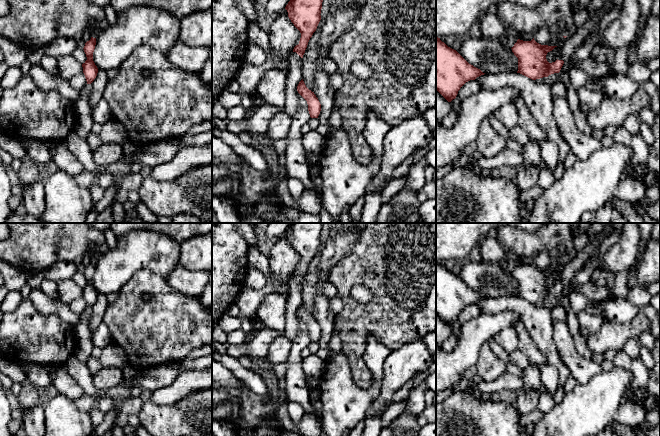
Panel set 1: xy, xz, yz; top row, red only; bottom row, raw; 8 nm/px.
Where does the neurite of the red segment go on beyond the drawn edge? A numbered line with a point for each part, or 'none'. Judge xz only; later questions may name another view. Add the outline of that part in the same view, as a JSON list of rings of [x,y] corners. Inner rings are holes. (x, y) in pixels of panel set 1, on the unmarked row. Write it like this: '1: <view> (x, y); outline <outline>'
none

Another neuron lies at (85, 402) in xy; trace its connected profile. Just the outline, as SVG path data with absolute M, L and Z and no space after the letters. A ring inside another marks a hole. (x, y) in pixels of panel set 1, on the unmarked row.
M83 394L80 398L76 399L74 402L77 408L89 412L91 408L96 403L99 402L100 399L101 399L100 397L94 397L87 394Z

